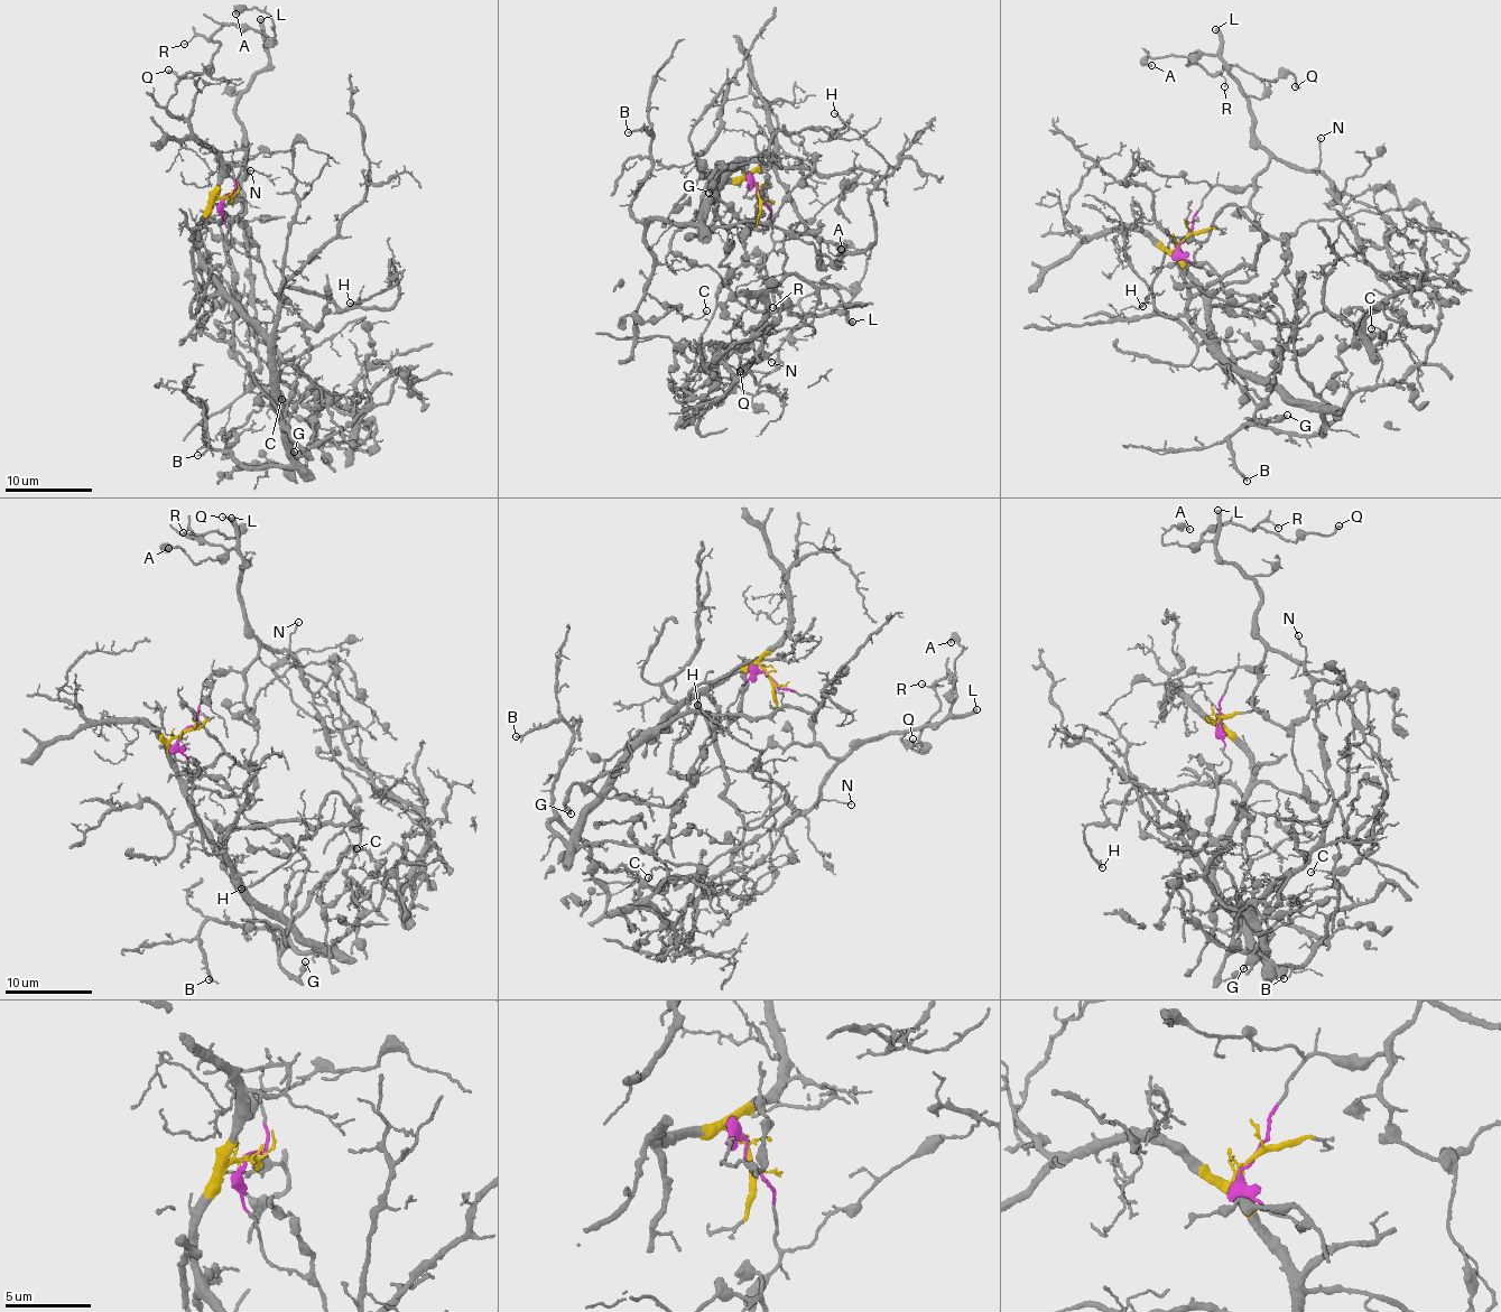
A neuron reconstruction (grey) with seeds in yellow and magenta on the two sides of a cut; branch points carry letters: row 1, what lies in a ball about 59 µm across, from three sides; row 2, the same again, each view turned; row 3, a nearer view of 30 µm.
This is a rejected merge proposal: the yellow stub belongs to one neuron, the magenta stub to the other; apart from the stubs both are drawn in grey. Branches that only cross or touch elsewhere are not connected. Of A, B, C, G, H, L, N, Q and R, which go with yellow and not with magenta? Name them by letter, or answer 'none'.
B, C, G, H

